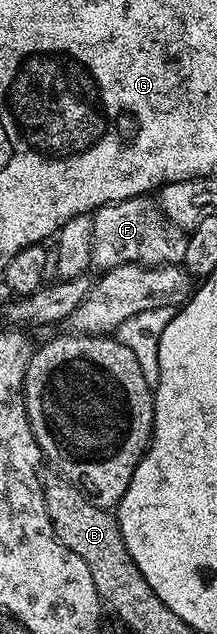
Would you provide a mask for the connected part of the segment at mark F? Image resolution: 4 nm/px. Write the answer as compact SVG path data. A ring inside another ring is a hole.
M146 195L130 197L94 210L90 217L90 263L95 270L105 271L121 265L173 265L184 261L187 234L171 227L159 209L159 202L150 199Z

